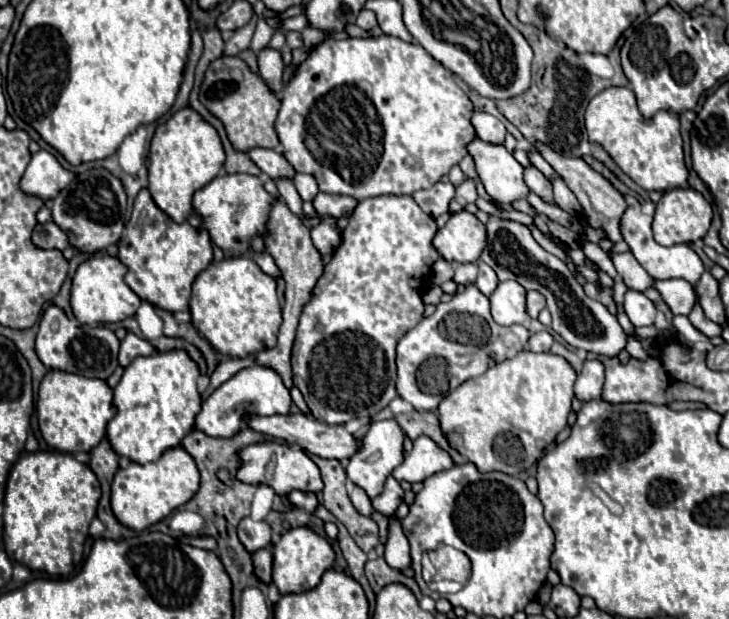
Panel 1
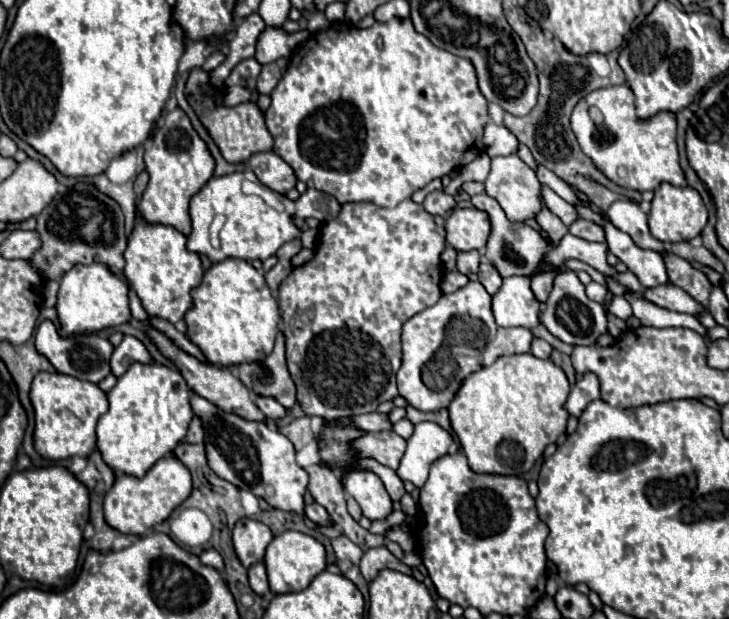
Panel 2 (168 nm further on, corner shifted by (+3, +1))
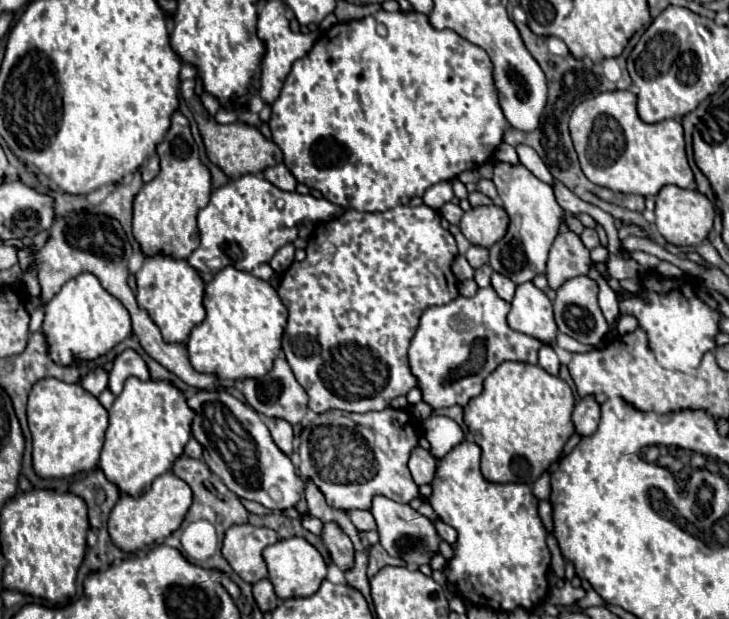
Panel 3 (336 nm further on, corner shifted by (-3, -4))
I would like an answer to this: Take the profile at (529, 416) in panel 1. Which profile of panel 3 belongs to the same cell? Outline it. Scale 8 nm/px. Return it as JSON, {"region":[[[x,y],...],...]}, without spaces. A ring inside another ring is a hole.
{"region":[[[502,363],[494,373],[490,373],[484,381],[484,391],[470,399],[464,407],[464,421],[468,431],[474,437],[474,443],[482,449],[482,475],[494,483],[526,483],[532,485],[562,453],[562,447],[574,433],[572,425],[572,409],[574,409],[574,395],[572,389],[560,379],[554,377],[538,365],[530,363]]]}

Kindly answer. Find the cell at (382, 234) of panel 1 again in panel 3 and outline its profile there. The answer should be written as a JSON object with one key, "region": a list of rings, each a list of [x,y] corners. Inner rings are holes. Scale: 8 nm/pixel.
{"region":[[[394,207],[382,213],[348,209],[338,219],[316,227],[306,245],[306,259],[294,261],[278,283],[278,297],[288,307],[288,325],[282,351],[294,377],[306,389],[314,413],[340,409],[348,413],[382,411],[398,395],[418,385],[408,365],[408,345],[422,313],[432,305],[446,305],[458,297],[458,281],[450,269],[458,255],[456,241],[442,227],[438,211],[420,207]]]}

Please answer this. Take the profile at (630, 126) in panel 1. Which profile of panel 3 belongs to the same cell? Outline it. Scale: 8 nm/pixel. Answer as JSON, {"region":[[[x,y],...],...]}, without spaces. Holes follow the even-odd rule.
{"region":[[[608,91],[608,93],[600,93],[592,99],[582,101],[572,111],[570,135],[572,135],[574,149],[578,153],[578,161],[580,161],[584,175],[600,187],[646,197],[646,195],[656,195],[664,185],[670,185],[670,183],[684,187],[684,189],[694,185],[694,173],[686,159],[684,129],[680,121],[666,119],[656,125],[644,123],[636,113],[636,95],[632,91]]]}

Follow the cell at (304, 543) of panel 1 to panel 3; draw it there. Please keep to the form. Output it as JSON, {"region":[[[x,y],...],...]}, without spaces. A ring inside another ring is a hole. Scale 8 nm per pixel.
{"region":[[[290,537],[280,539],[278,543],[270,545],[262,553],[266,565],[268,565],[268,579],[274,585],[274,591],[280,599],[292,599],[292,597],[310,597],[318,591],[320,583],[326,579],[326,563],[316,547],[312,547],[302,537]]]}

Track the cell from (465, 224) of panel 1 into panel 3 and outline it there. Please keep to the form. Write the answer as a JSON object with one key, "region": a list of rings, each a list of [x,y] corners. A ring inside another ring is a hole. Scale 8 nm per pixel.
{"region":[[[482,205],[464,213],[460,221],[464,237],[472,245],[492,247],[508,231],[508,213],[500,205]]]}

